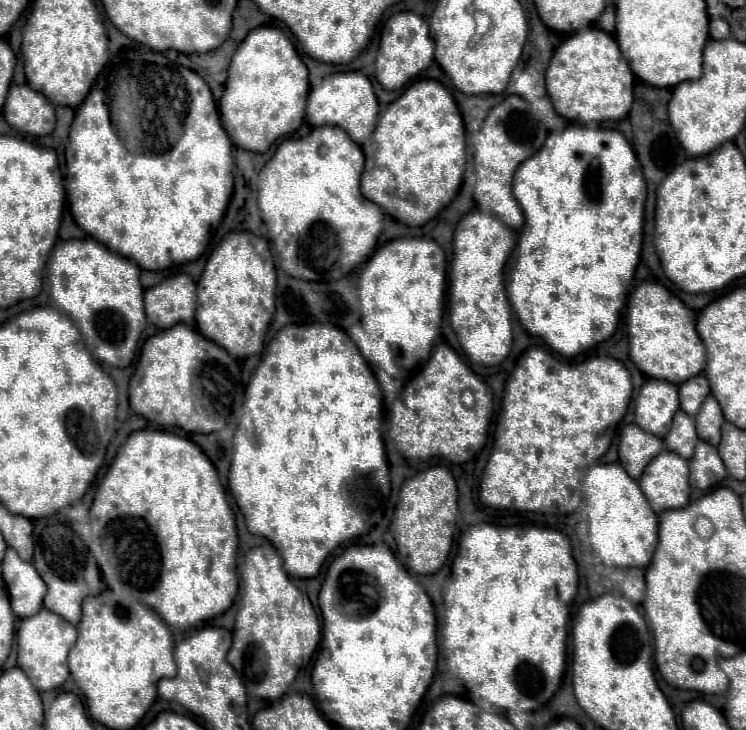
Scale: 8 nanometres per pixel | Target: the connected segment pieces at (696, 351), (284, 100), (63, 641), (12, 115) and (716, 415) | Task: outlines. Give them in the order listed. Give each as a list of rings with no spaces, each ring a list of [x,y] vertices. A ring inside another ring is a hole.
[[[643,280],[637,285],[627,301],[626,322],[629,356],[645,376],[681,384],[703,372],[705,346],[697,336],[693,314],[661,283]]]
[[[273,26],[251,30],[231,58],[229,80],[219,100],[221,122],[229,138],[245,150],[265,152],[277,138],[295,132],[305,116],[307,76],[307,66],[283,30]]]
[[[41,608],[35,616],[21,620],[17,630],[17,646],[19,646],[17,664],[29,676],[29,680],[39,692],[59,688],[67,680],[69,676],[67,654],[73,648],[75,640],[77,640],[75,626],[57,616],[55,612],[49,612],[47,608]]]
[[[27,84],[11,86],[3,116],[19,132],[33,136],[51,134],[55,128],[55,106]]]
[[[713,396],[705,400],[705,404],[699,408],[695,416],[695,426],[697,426],[697,436],[713,446],[719,444],[721,440],[721,424],[723,424],[723,412],[721,406]]]

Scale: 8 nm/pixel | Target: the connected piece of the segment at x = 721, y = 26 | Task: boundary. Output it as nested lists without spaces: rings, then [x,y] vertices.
[[[717,18],[717,20],[711,22],[709,32],[711,32],[711,38],[715,38],[715,40],[723,40],[723,38],[729,36],[729,24],[727,24],[723,18]]]

